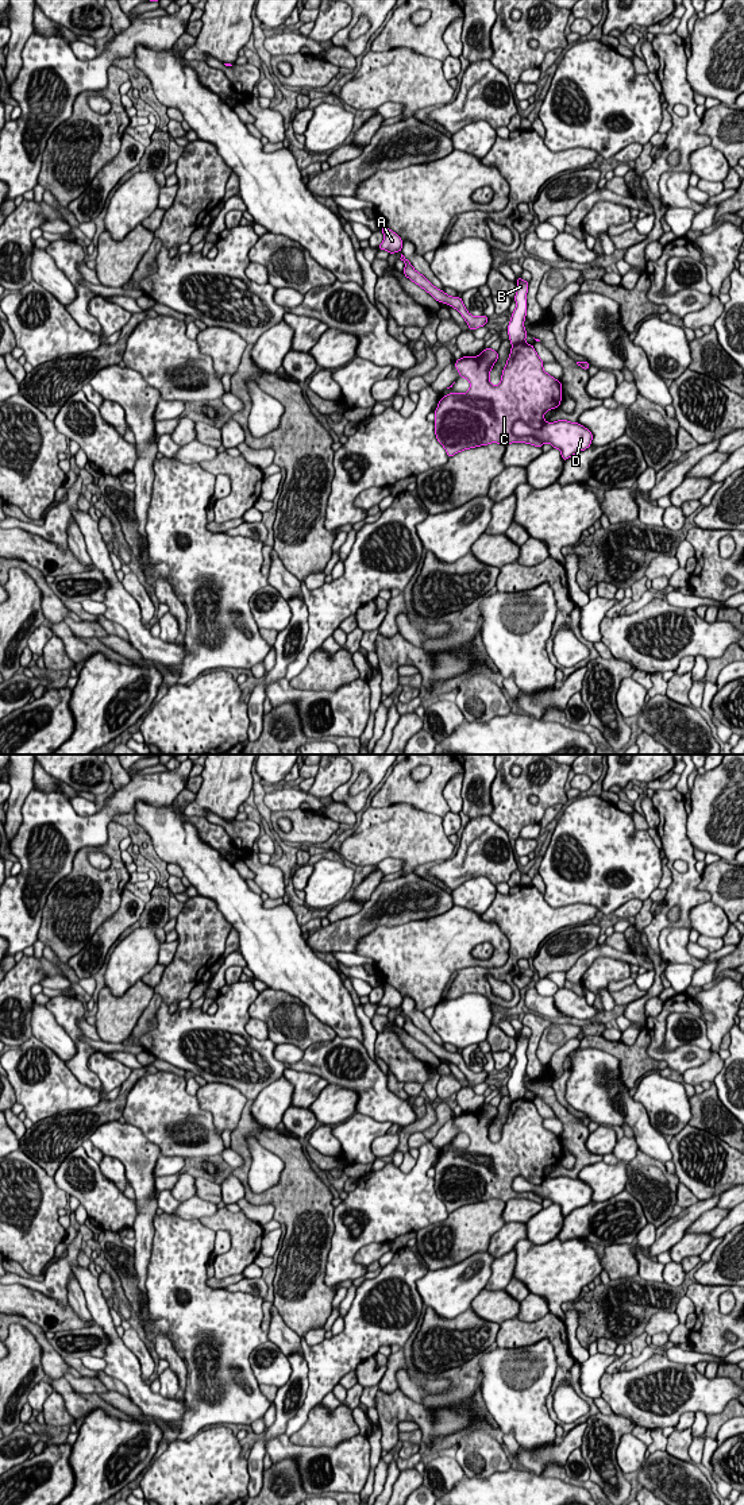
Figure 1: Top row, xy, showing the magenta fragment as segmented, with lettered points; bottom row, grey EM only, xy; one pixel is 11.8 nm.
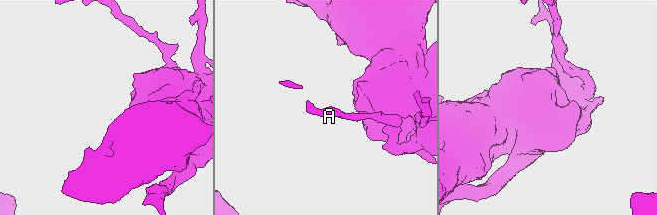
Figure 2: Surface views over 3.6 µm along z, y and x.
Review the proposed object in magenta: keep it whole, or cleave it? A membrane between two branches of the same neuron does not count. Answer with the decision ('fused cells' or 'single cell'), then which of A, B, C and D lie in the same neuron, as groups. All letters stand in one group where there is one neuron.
fused cells; A C / B D

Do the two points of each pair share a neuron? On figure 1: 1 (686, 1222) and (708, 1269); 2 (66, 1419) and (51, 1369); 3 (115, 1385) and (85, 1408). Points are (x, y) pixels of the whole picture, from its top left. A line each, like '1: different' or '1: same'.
1: different
2: different
3: same

